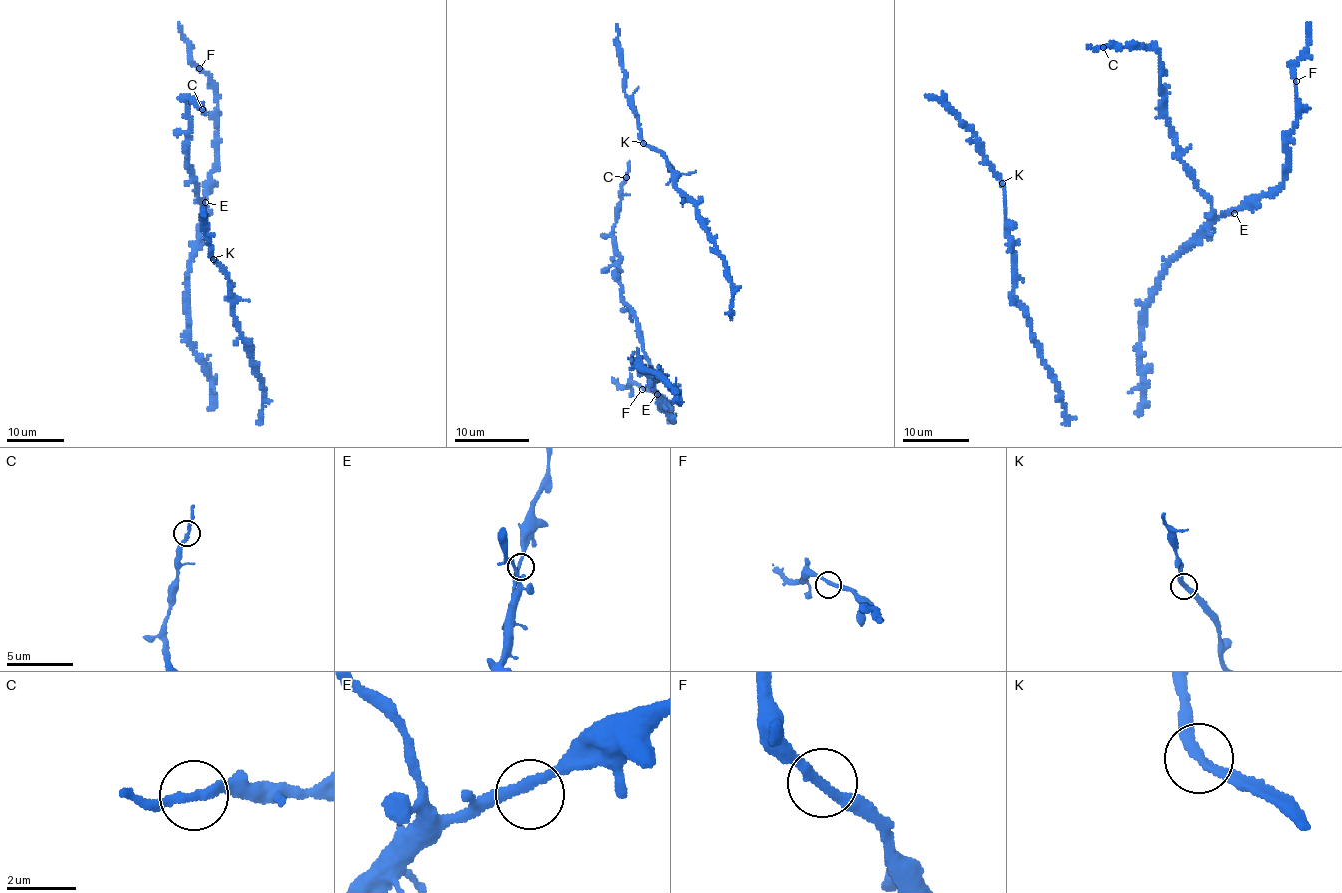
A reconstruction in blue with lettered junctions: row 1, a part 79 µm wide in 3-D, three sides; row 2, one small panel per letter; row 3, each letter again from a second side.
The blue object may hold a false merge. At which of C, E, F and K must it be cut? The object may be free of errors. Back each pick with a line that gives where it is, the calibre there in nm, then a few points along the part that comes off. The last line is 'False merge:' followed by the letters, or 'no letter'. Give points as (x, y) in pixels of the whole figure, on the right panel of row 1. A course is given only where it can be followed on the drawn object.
False merge: no letter

